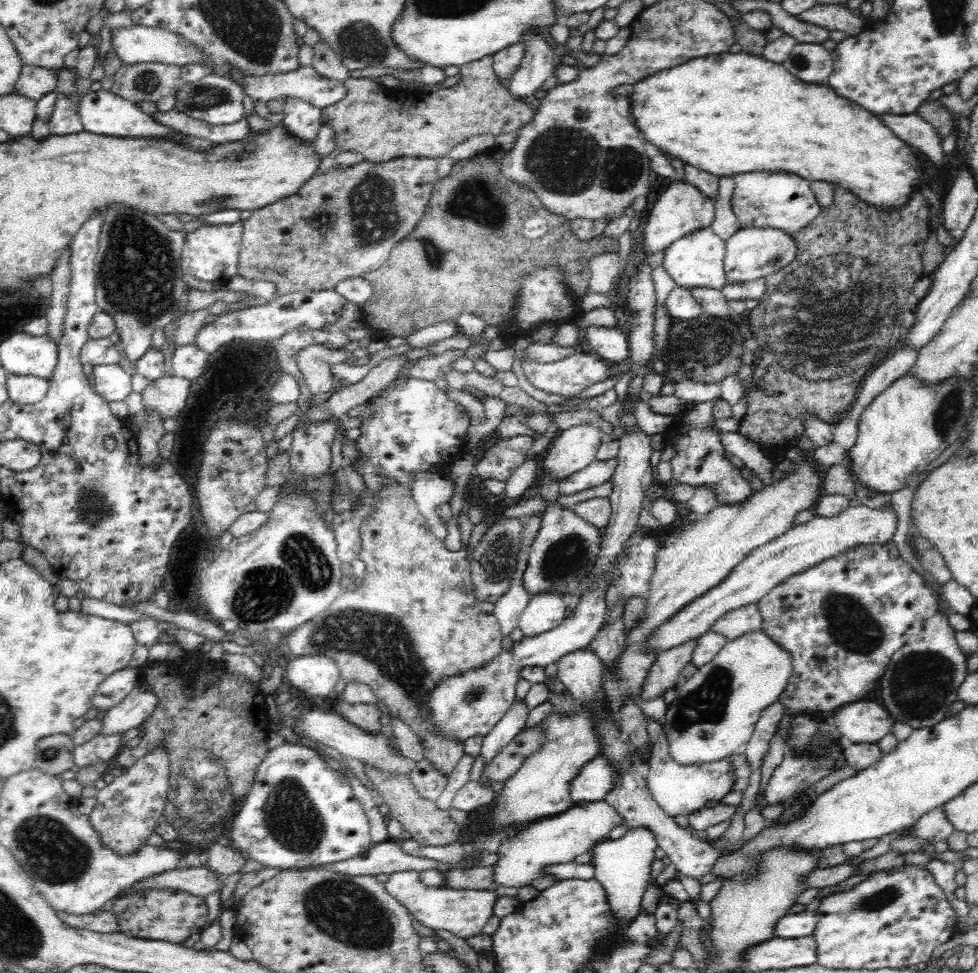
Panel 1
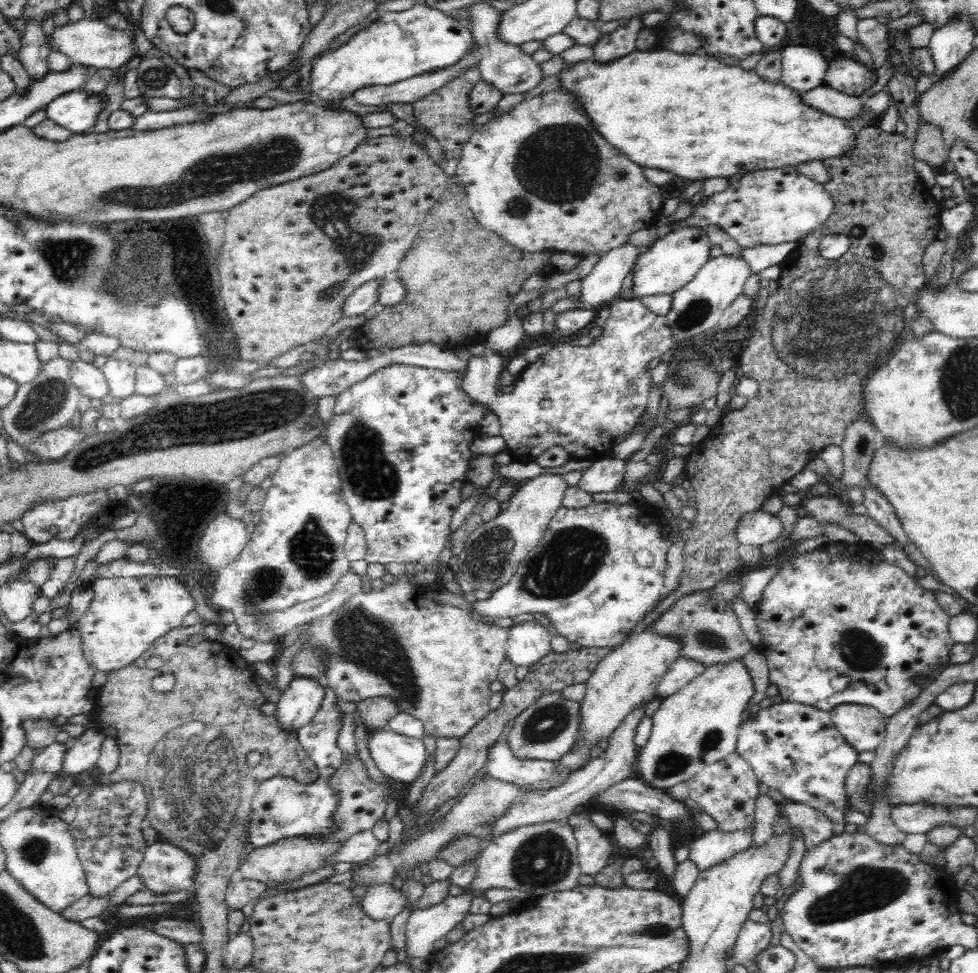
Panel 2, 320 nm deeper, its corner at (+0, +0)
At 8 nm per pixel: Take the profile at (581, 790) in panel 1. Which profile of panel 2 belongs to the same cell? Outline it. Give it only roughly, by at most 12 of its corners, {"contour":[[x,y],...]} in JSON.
{"contour":[[508,742],[488,748],[486,772],[528,791],[562,784],[554,762],[516,758]]}

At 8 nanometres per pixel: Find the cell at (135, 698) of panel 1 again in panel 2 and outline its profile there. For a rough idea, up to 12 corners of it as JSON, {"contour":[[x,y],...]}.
{"contour":[[87,729],[64,753],[59,773],[74,777],[97,763],[105,734]]}

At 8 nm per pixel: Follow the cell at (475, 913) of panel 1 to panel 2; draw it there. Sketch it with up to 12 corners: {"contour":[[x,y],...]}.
{"contour":[[370,887],[360,901],[364,915],[392,921],[406,906],[400,887]]}

